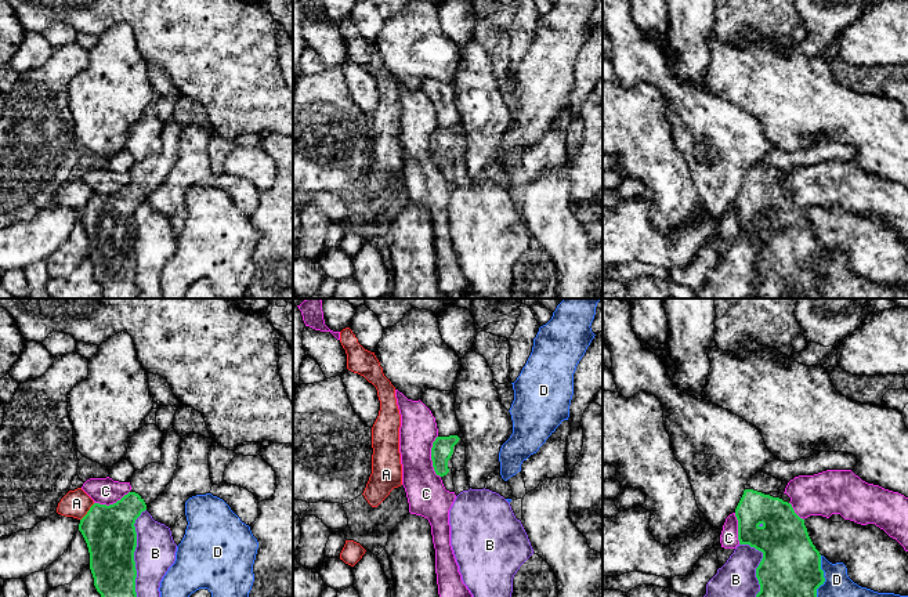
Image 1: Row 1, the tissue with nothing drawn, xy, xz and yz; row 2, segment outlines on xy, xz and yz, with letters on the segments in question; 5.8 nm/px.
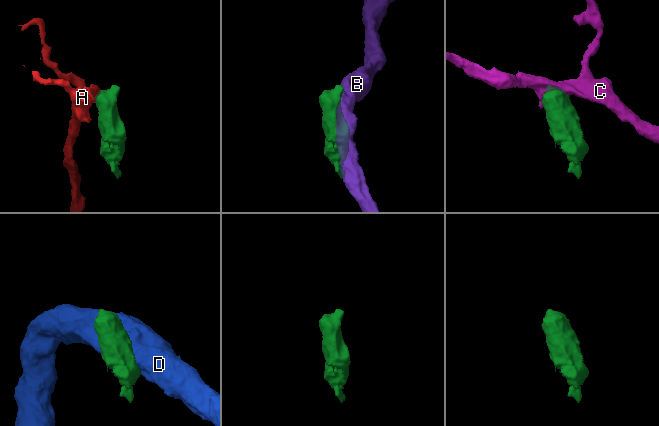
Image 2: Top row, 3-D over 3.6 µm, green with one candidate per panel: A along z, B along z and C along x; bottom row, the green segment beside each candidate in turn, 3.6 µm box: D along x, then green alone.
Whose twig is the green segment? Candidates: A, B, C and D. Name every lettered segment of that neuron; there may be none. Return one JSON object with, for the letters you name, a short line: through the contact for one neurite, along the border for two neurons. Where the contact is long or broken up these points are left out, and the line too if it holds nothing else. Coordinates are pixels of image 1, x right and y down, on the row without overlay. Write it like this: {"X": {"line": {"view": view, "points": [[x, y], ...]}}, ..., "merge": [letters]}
{"merge": []}

